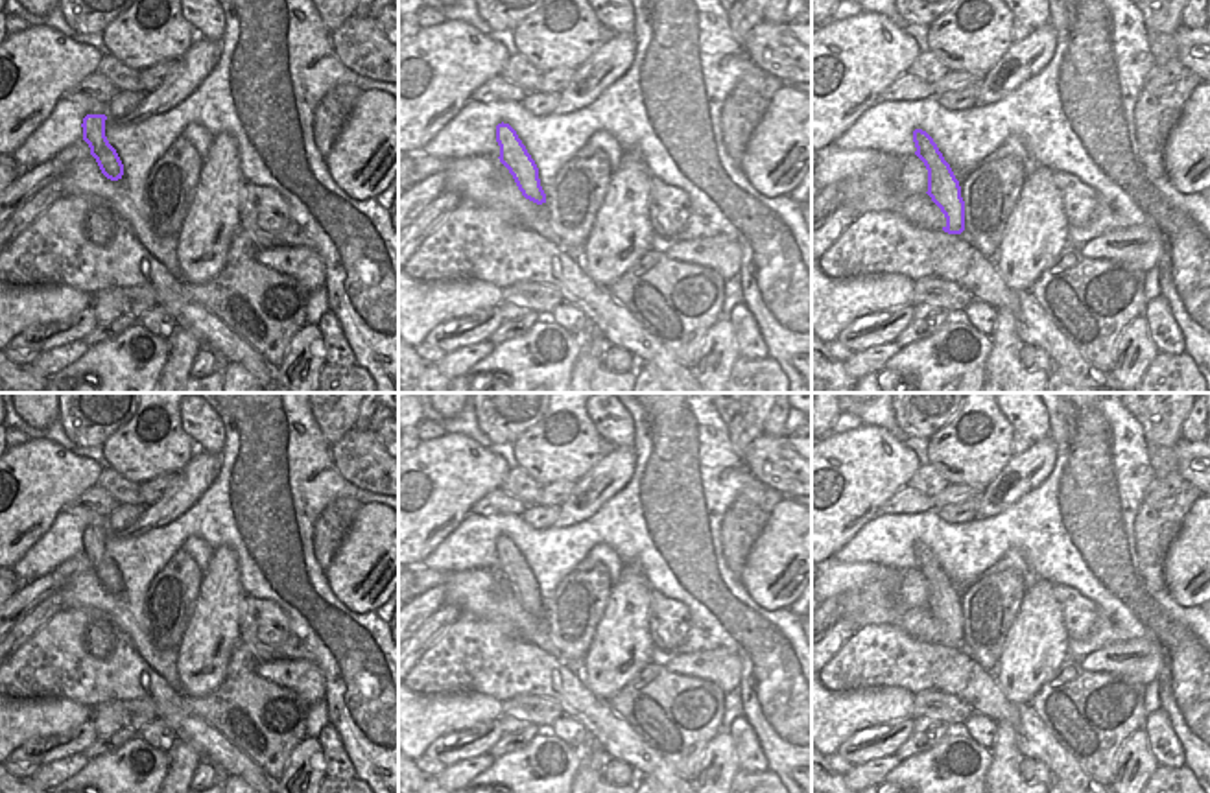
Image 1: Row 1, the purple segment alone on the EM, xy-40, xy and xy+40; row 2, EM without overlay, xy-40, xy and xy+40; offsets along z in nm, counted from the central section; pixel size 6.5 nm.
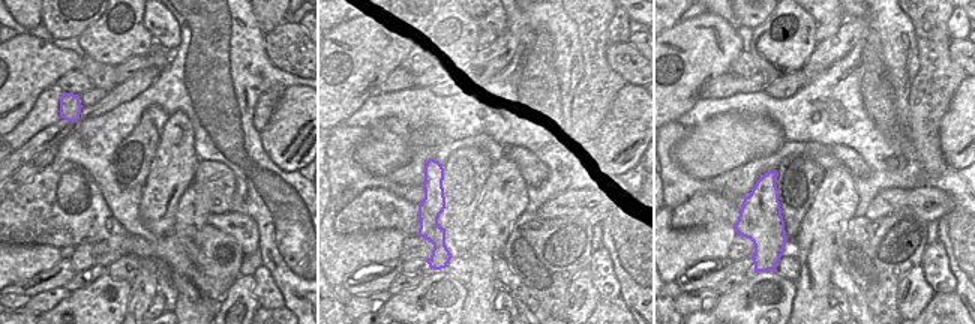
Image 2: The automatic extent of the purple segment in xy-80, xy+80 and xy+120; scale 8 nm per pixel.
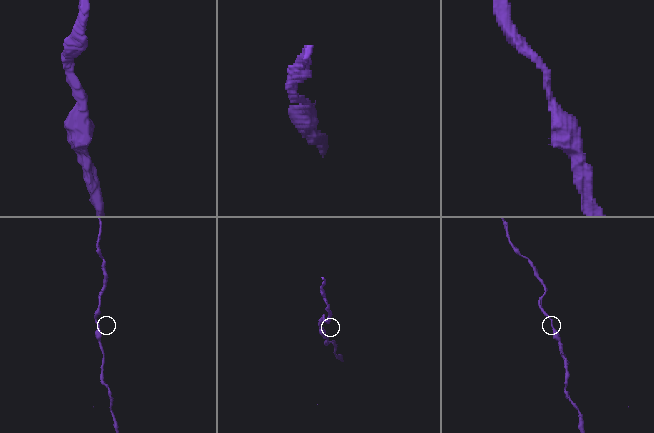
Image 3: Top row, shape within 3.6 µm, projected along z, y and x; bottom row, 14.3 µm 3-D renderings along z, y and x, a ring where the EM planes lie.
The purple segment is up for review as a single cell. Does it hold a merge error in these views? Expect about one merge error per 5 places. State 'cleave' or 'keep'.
keep

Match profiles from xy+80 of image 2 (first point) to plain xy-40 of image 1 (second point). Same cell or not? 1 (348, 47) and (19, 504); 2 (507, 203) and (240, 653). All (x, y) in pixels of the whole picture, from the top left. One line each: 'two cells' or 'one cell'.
1: one cell
2: two cells

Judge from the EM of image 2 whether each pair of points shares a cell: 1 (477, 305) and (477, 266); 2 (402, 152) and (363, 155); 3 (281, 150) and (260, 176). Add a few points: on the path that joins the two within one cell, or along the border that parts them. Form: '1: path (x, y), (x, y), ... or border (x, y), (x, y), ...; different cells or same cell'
1: path (477, 296), (477, 275); same cell
2: path (393, 152), (372, 155); same cell
3: border (258, 134), (266, 155), (279, 168), (302, 168); different cells

